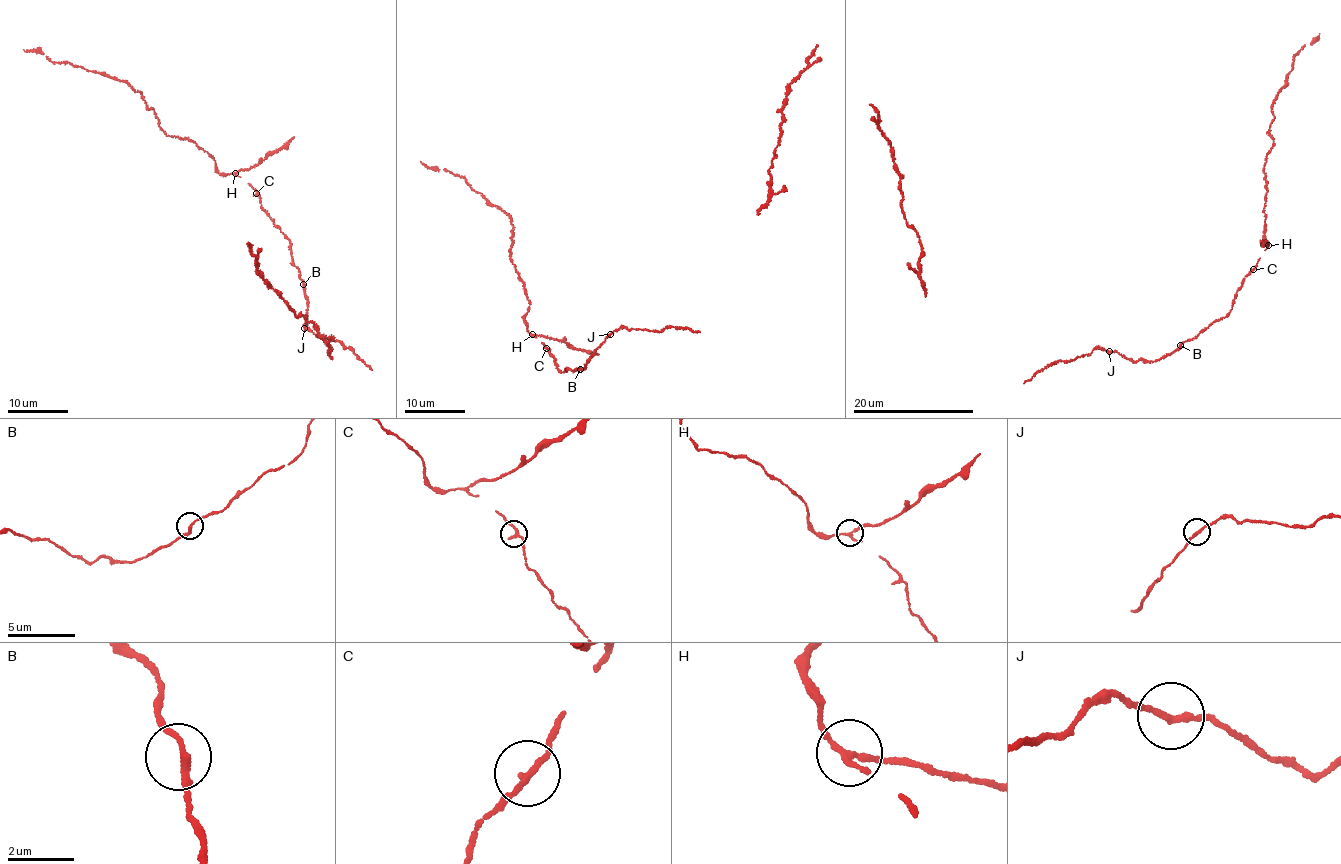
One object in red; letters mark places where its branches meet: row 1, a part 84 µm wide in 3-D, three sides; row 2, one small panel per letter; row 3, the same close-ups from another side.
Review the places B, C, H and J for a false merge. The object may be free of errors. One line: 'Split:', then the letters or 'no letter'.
Split: H

